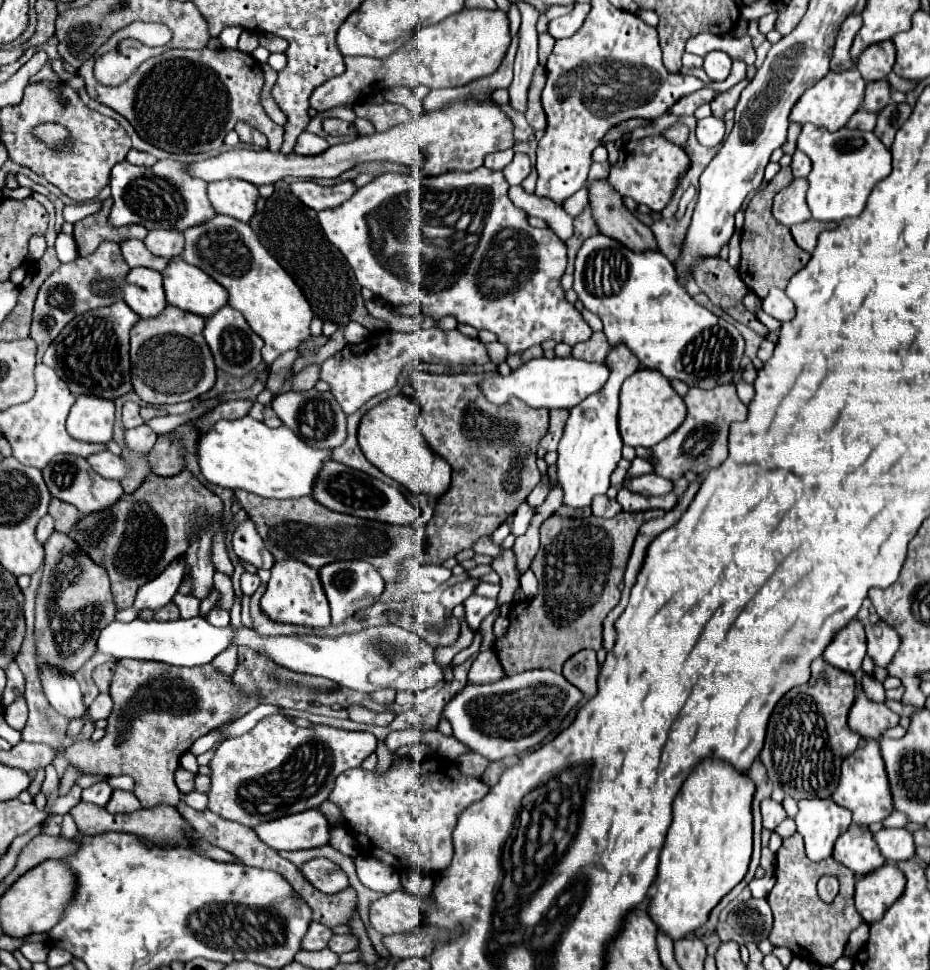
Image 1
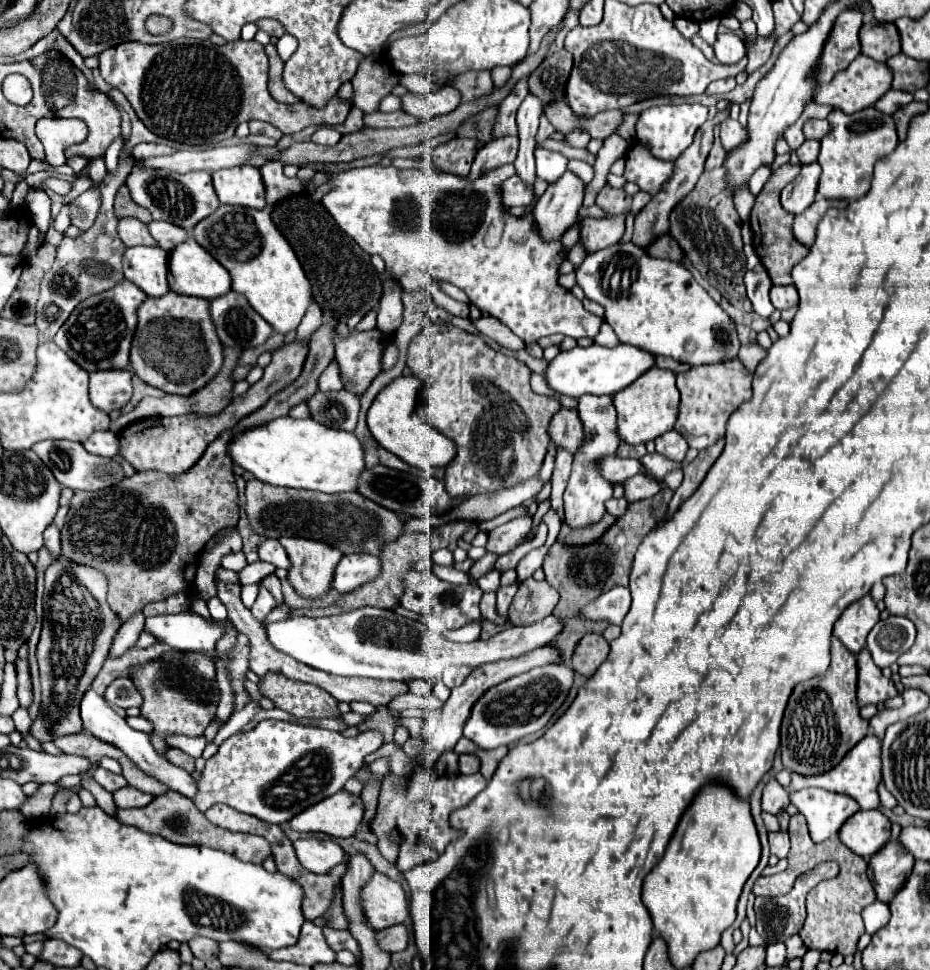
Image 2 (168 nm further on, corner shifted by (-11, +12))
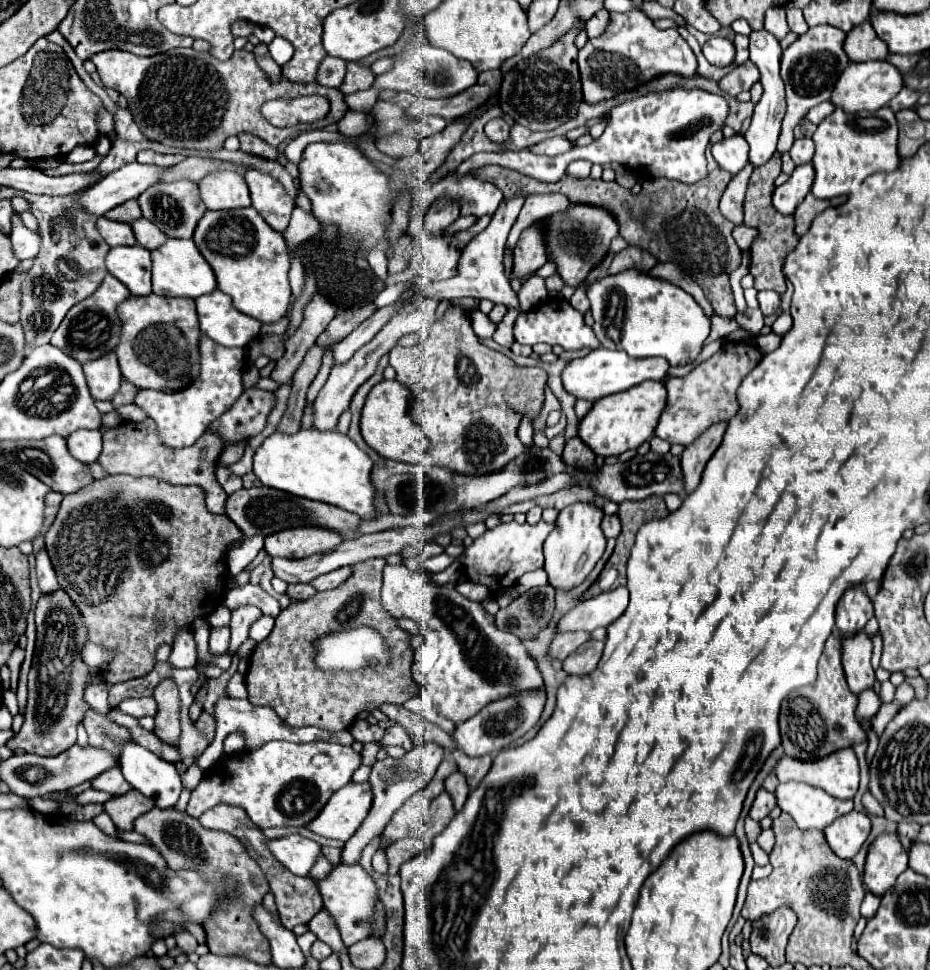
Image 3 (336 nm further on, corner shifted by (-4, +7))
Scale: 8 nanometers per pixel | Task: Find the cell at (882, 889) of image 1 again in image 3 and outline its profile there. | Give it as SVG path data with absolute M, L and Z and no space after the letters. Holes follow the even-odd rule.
M880 834L870 846L864 866L864 884L866 888L882 896L890 890L896 878L908 868L908 852L900 844L896 834Z

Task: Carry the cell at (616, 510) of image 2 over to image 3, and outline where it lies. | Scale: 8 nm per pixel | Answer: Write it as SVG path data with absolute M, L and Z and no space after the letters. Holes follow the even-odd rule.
M604 516L602 520L602 532L606 538L616 538L620 534L620 520L618 516Z

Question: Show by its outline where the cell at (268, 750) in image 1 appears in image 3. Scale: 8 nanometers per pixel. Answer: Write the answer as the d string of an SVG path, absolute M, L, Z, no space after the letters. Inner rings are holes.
M266 742L254 752L242 752L238 758L236 754L226 756L222 766L210 772L210 778L202 780L192 792L186 814L200 818L202 812L222 802L244 808L258 828L306 826L318 816L322 806L326 806L330 794L352 780L360 764L360 754L342 744Z

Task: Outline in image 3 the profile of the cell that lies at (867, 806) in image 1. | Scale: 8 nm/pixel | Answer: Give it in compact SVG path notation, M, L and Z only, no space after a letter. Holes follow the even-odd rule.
M852 748L846 750L838 750L834 754L828 754L826 758L820 758L818 762L796 762L796 758L790 758L788 754L782 754L780 760L774 766L774 774L778 776L780 782L806 782L810 786L822 788L828 794L836 796L836 798L854 798L856 790L858 790L858 780L860 780L860 770L858 770L858 760Z

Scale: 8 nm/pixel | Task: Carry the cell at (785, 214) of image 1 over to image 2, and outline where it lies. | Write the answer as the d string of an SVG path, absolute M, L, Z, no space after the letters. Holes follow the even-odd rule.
M809 163L801 167L801 173L781 191L781 205L789 213L803 213L817 195L817 181L821 175L819 163Z

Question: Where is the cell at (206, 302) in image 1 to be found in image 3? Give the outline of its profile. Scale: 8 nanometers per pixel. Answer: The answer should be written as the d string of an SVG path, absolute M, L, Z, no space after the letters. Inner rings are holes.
M168 238L152 252L152 292L158 296L198 298L216 288L216 276L192 240Z

